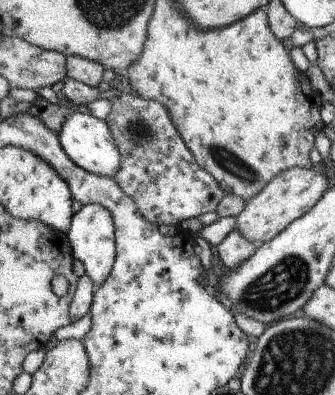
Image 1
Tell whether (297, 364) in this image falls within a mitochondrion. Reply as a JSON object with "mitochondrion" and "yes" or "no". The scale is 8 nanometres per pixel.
{"mitochondrion":"yes"}

